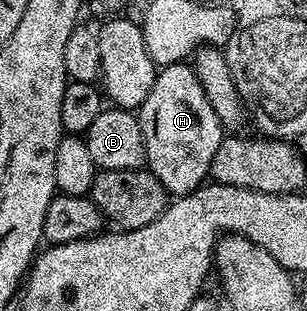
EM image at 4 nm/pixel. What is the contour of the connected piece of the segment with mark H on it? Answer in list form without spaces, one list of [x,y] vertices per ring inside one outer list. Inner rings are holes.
[[[166,63],[163,69],[161,66],[136,116],[144,135],[145,168],[160,179],[167,194],[183,197],[200,188],[210,177],[212,155],[220,147],[224,130],[193,68],[186,63]]]

